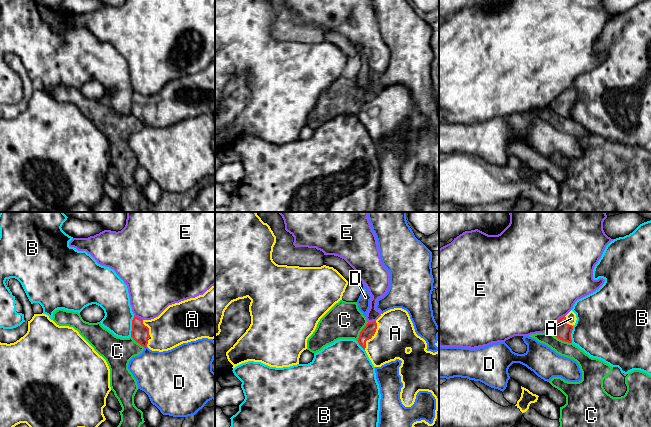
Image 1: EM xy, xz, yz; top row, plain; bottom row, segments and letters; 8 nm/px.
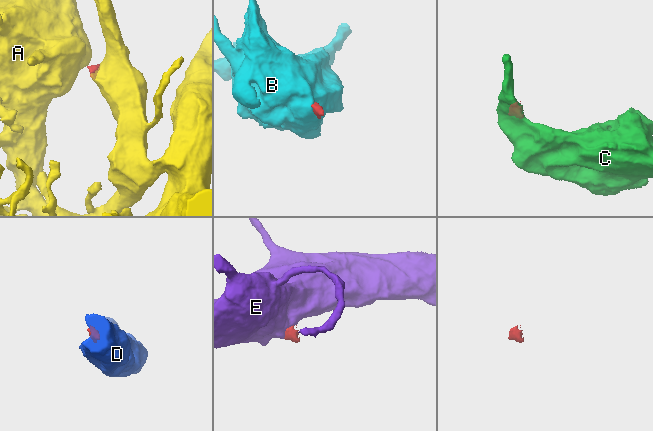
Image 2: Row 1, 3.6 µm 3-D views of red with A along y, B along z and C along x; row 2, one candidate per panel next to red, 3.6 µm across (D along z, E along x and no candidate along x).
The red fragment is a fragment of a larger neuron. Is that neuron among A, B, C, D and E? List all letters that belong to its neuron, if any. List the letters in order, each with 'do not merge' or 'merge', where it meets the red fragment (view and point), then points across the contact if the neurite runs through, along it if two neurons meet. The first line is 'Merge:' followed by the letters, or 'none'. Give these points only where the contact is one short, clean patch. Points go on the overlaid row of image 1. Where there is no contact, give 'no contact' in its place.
Merge: A
A: merge | xz (372, 335) | across xz (368, 331), (372, 335), (390, 335), (395, 333)
B: do not merge | xy (132, 326) | along xy (134, 316), (130, 336)
C: do not merge | yz (560, 339) | along yz (549, 330), (558, 338), (571, 343)
D: do not merge | xy (145, 346) | along xy (146, 346), (144, 348)
E: do not merge | yz (557, 321) | along yz (564, 315), (549, 329)

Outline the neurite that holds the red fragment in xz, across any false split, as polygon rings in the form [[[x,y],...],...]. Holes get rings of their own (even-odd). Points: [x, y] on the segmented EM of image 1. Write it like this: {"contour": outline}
{"contour": [[[402,308],[390,309],[373,322],[368,322],[360,332],[359,345],[366,351],[374,367],[399,359],[402,361],[399,367],[399,375],[403,387],[400,399],[405,407],[411,407],[419,391],[428,391],[436,399],[435,418],[432,424],[425,420],[416,421],[412,427],[439,427],[439,341],[435,343],[438,351],[427,351],[426,341],[415,332],[408,312]]]}

